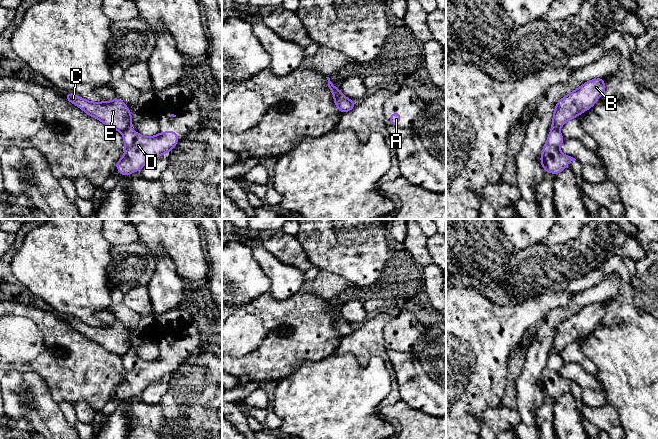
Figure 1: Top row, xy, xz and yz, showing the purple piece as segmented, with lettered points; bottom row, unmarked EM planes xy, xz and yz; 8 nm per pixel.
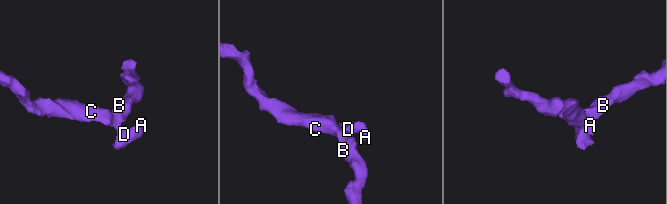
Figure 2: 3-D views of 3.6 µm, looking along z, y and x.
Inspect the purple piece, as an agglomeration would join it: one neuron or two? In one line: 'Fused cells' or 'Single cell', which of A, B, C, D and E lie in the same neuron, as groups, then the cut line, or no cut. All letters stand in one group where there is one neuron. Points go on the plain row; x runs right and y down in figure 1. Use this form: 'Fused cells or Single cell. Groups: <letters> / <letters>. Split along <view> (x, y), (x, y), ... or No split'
Fused cells. Groups: A D / B C E. Split along xy (130, 349), (122, 356)

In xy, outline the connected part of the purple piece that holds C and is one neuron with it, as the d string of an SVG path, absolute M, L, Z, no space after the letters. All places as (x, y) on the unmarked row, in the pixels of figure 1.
M65 317L64 320L66 324L81 332L87 339L121 357L131 348L132 336L129 335L122 323L115 322L109 326L90 326L74 317Z

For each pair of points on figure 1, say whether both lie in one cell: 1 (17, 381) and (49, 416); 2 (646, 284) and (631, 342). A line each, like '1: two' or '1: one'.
1: one
2: two

